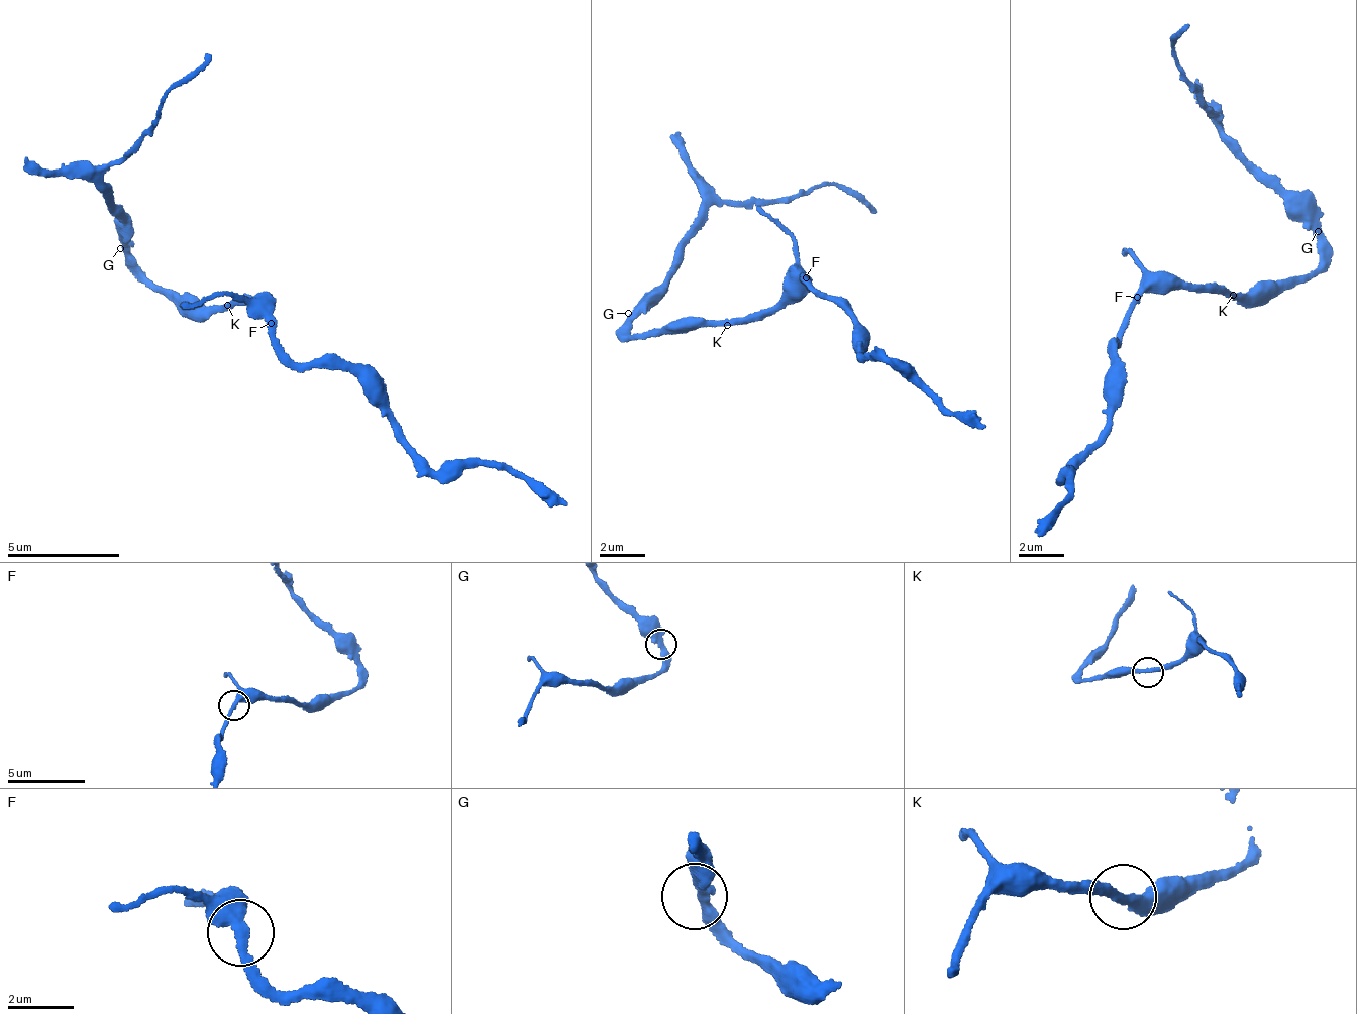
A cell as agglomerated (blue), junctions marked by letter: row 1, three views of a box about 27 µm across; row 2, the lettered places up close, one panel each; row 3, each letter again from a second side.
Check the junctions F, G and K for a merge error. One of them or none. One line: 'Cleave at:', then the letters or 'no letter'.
Cleave at: no letter

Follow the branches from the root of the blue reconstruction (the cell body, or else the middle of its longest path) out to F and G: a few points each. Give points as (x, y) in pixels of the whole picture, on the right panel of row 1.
F: (1226, 295), (1215, 292), (1209, 294), (1202, 290), (1190, 292), (1182, 287), (1144, 289), (1136, 295)
G: (1226, 295), (1231, 292), (1239, 297), (1262, 286), (1305, 277), (1313, 272), (1322, 251), (1318, 231)

